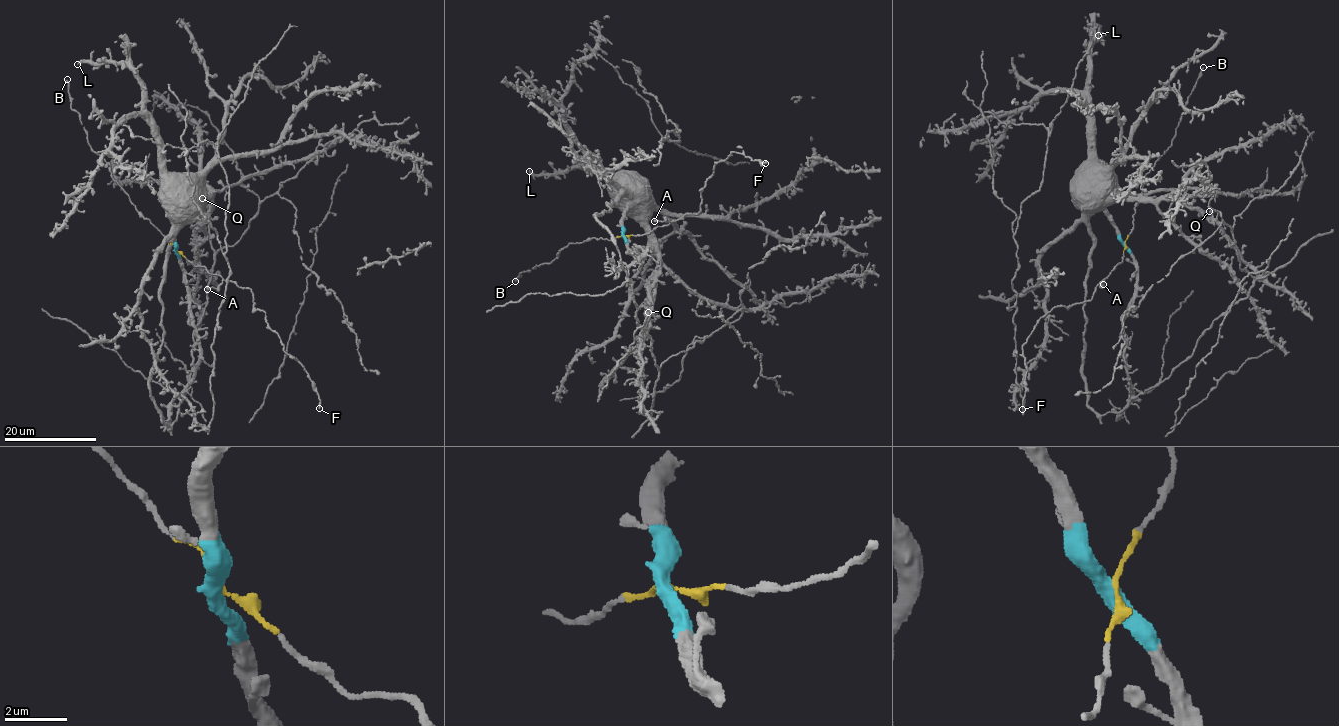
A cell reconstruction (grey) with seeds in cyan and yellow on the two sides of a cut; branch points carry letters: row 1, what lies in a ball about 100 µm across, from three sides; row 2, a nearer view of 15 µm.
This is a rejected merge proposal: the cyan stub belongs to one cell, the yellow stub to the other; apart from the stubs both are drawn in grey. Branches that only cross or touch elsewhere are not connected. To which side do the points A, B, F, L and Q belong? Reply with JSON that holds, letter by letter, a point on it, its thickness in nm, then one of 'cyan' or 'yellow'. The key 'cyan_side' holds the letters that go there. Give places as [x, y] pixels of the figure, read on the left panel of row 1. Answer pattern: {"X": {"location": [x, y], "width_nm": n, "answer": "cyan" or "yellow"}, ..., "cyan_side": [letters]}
{"A": {"location": [207, 289], "width_nm": 280, "answer": "yellow"}, "B": {"location": [67, 79], "width_nm": 190, "answer": "yellow"}, "F": {"location": [319, 408], "width_nm": 150, "answer": "yellow"}, "L": {"location": [77, 64], "width_nm": 260, "answer": "cyan"}, "Q": {"location": [202, 198], "width_nm": 400, "answer": "cyan"}, "cyan_side": ["L", "Q"]}

